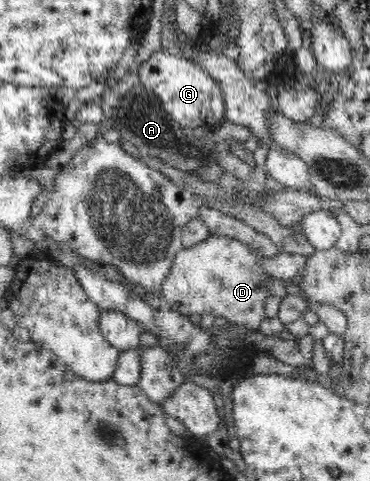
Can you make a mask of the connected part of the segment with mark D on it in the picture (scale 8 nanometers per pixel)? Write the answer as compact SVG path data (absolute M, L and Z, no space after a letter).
M211 235L202 243L197 243L188 249L183 248L176 255L174 265L161 285L161 295L172 310L181 314L190 316L194 313L206 313L214 317L225 317L230 324L244 326L248 330L259 330L265 318L264 302L269 296L265 288L265 279L270 276L260 266L260 259L264 259L264 253L251 249L236 238Z

